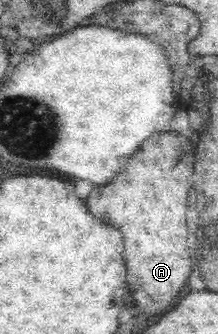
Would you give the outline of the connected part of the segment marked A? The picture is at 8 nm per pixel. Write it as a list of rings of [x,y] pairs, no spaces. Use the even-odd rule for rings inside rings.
[[[164,132],[156,134],[150,140],[146,140],[126,162],[122,174],[106,184],[96,186],[89,194],[87,206],[93,216],[98,216],[104,222],[114,224],[122,236],[124,236],[124,263],[127,271],[126,286],[130,290],[133,299],[136,301],[139,310],[148,316],[164,314],[174,300],[180,296],[180,292],[186,288],[194,258],[188,244],[188,190],[190,190],[190,178],[194,170],[194,152],[192,144],[184,134],[178,132]]]

